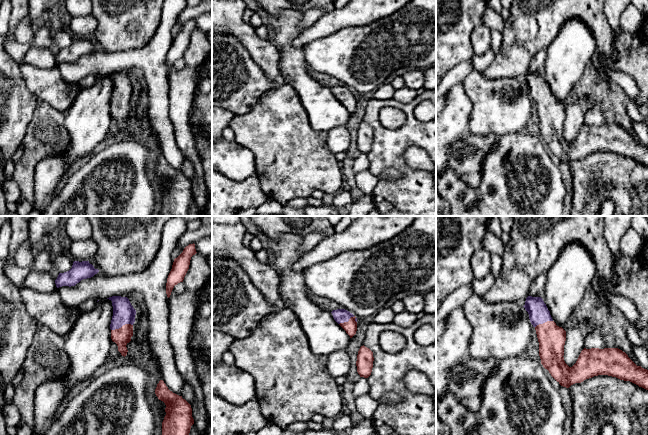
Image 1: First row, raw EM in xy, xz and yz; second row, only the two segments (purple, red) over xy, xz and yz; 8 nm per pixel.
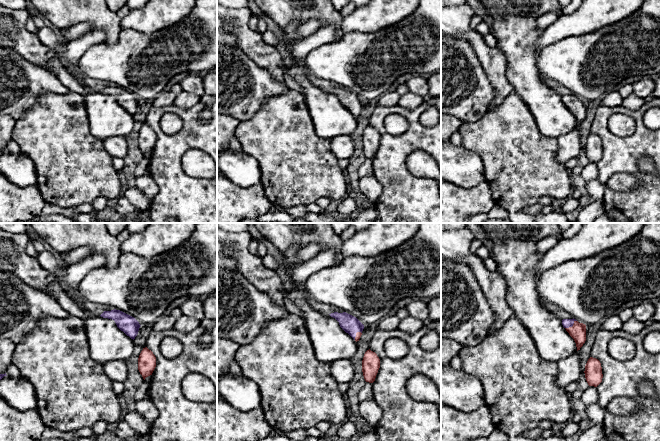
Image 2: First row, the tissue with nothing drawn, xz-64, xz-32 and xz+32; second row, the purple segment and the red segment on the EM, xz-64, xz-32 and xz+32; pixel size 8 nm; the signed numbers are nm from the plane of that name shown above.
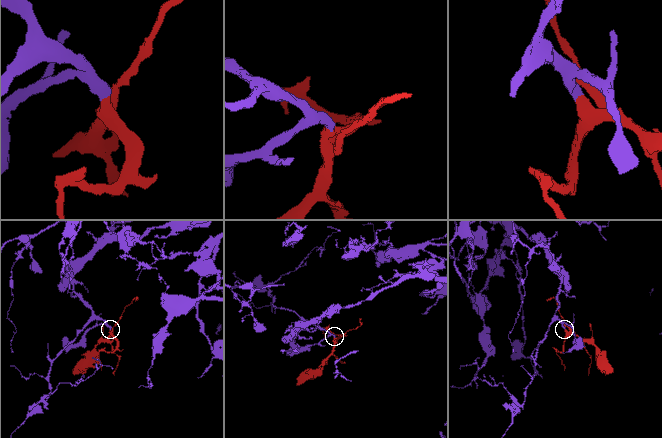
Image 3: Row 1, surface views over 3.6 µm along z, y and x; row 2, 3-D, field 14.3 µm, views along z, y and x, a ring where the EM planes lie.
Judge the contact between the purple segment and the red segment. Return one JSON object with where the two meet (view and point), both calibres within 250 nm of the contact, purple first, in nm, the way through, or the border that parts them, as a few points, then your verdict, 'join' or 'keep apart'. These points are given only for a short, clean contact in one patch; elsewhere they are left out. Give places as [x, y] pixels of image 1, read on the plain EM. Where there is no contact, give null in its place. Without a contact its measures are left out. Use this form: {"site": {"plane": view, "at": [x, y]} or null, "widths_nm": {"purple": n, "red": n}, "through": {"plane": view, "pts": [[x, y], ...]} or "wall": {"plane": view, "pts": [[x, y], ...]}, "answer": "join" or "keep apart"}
{"site": {"plane": "xy", "at": [121, 102]}, "widths_nm": {"purple": 180, "red": 140}, "through": {"plane": "xy", "pts": [[123, 88], [121, 102], [122, 112]]}, "answer": "join"}

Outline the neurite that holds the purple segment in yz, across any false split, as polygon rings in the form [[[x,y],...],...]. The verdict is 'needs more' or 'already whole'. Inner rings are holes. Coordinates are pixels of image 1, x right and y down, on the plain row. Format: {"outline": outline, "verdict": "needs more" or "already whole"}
{"outline": [[[528,72],[523,83],[528,88],[530,98],[536,106],[541,140],[561,162],[569,164],[575,159],[581,159],[594,152],[608,151],[620,156],[630,157],[648,166],[648,146],[637,142],[625,128],[618,124],[584,124],[576,139],[569,143],[563,133],[566,107],[562,103],[557,102],[553,97],[543,75],[541,73]]], "verdict": "needs more"}

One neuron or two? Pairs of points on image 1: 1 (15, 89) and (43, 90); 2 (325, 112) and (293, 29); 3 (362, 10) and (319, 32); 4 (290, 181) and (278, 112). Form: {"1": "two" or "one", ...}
{"1": "two", "2": "one", "3": "one", "4": "one"}

